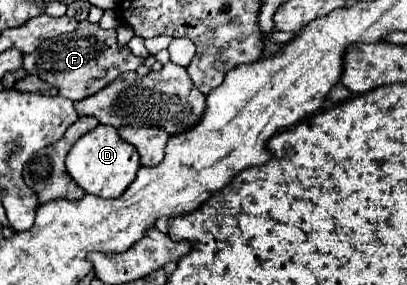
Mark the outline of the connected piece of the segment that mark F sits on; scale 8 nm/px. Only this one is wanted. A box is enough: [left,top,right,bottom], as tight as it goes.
[22,21,144,101]

